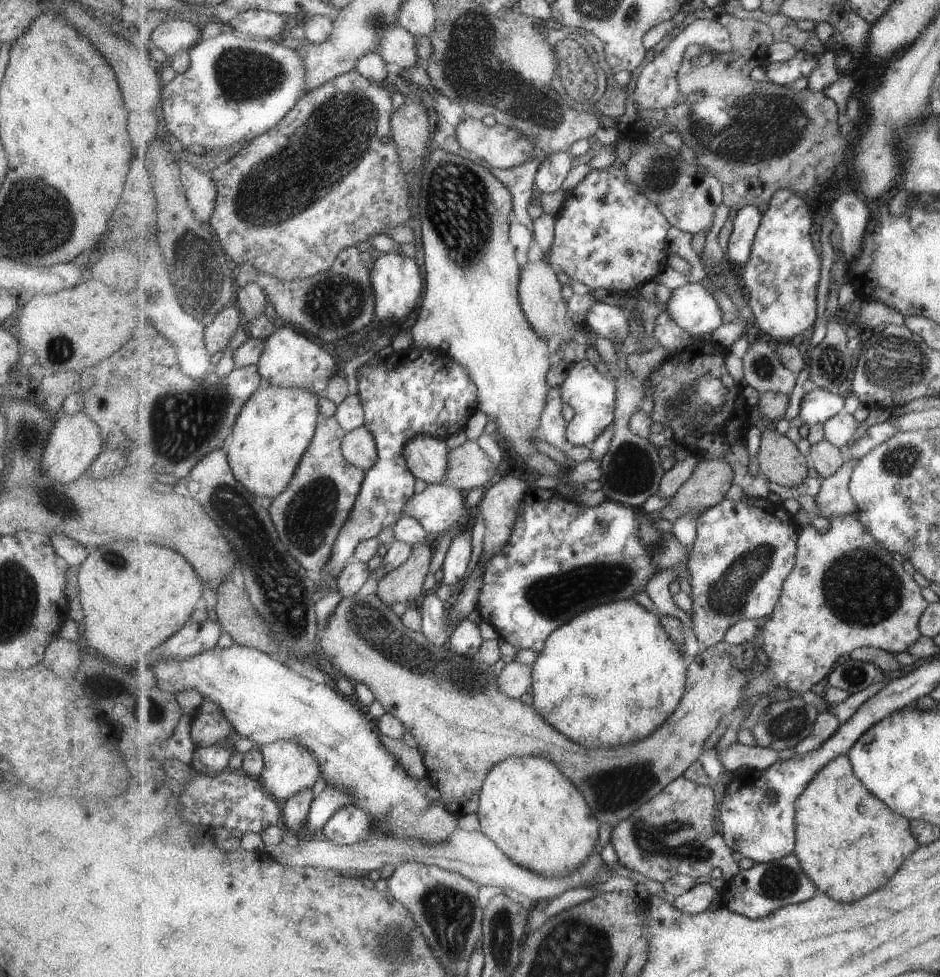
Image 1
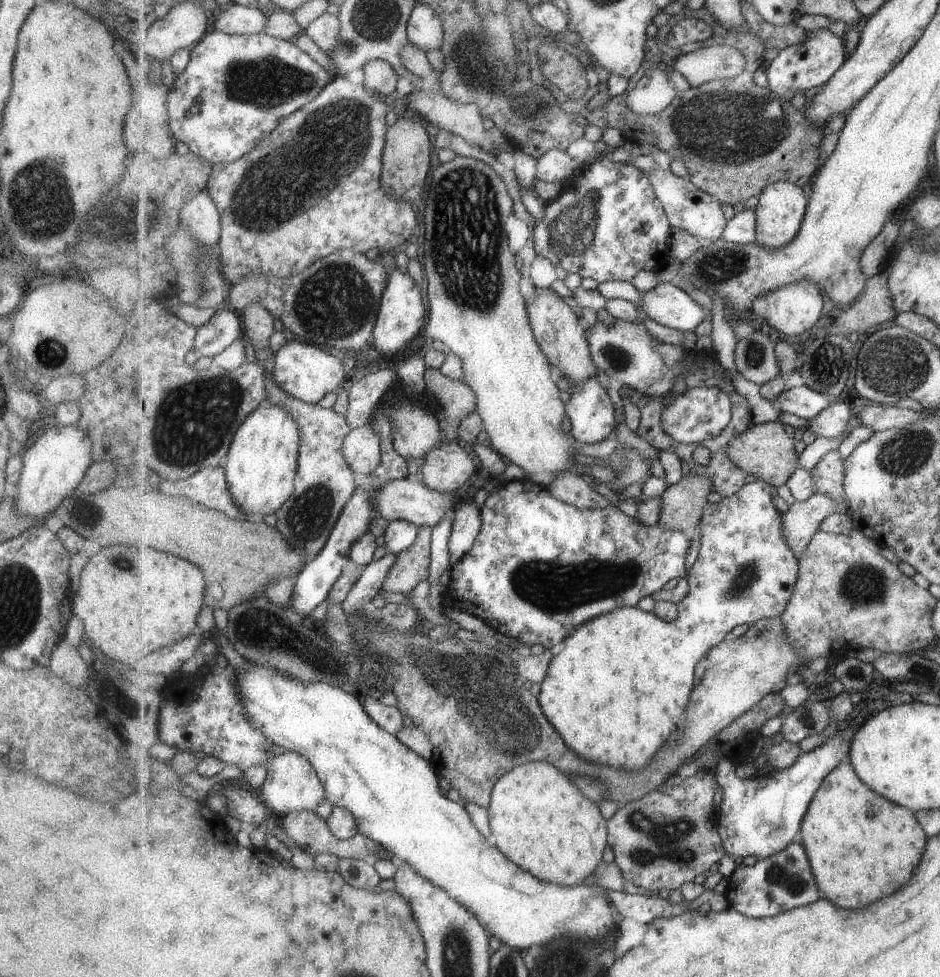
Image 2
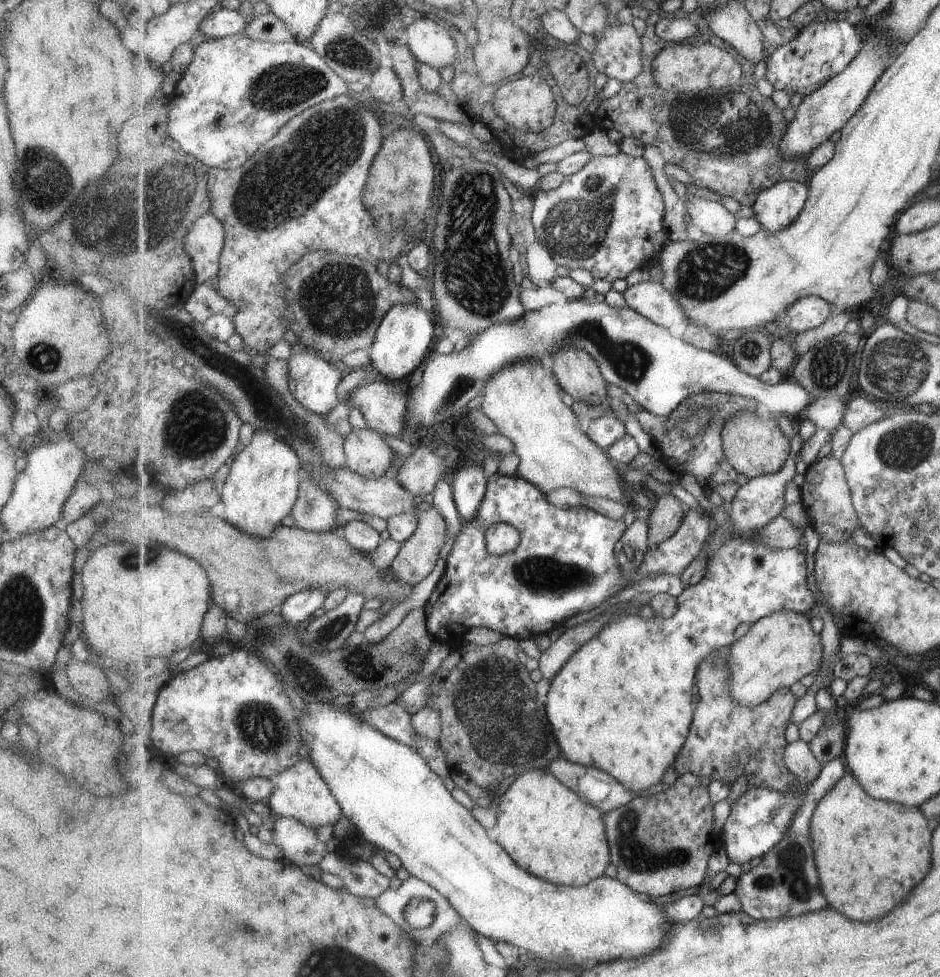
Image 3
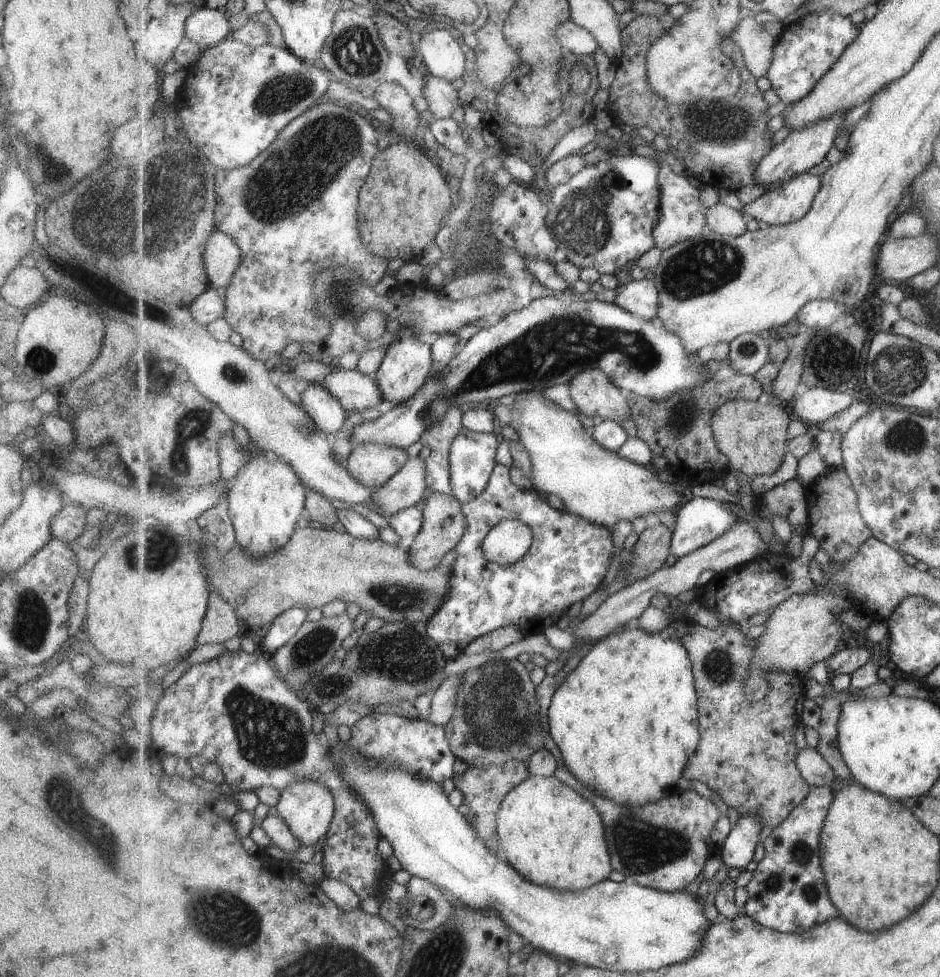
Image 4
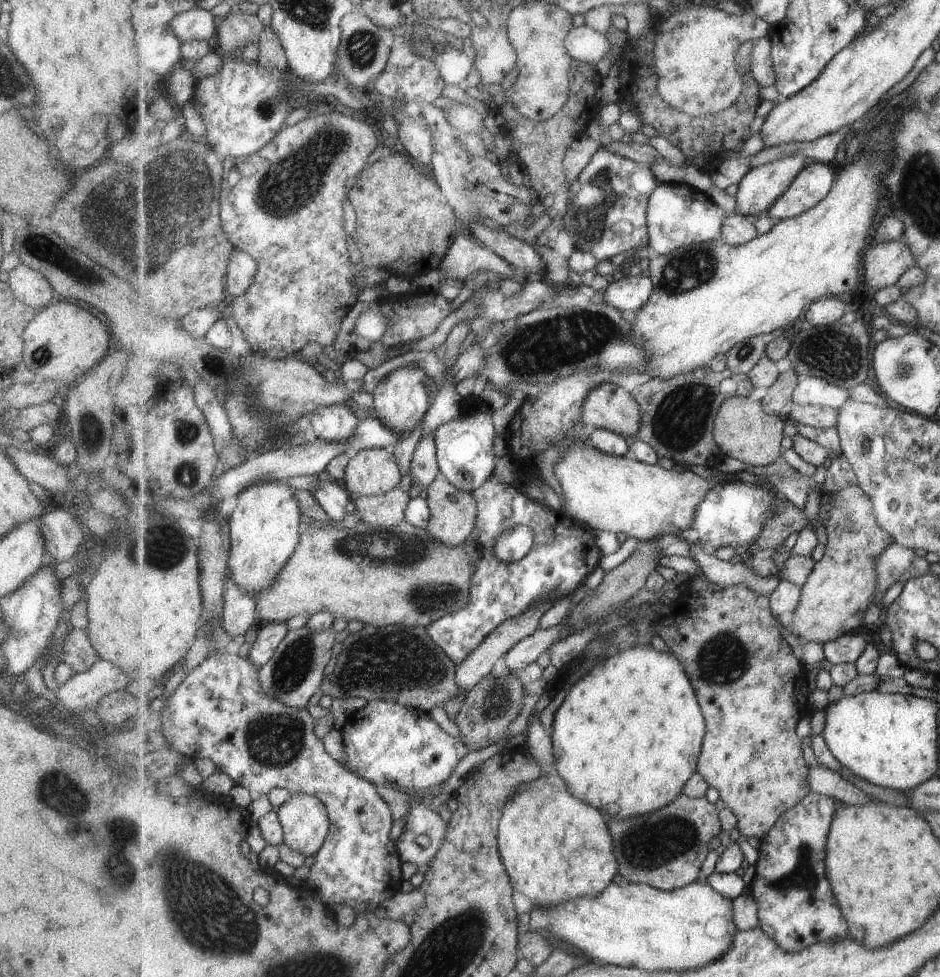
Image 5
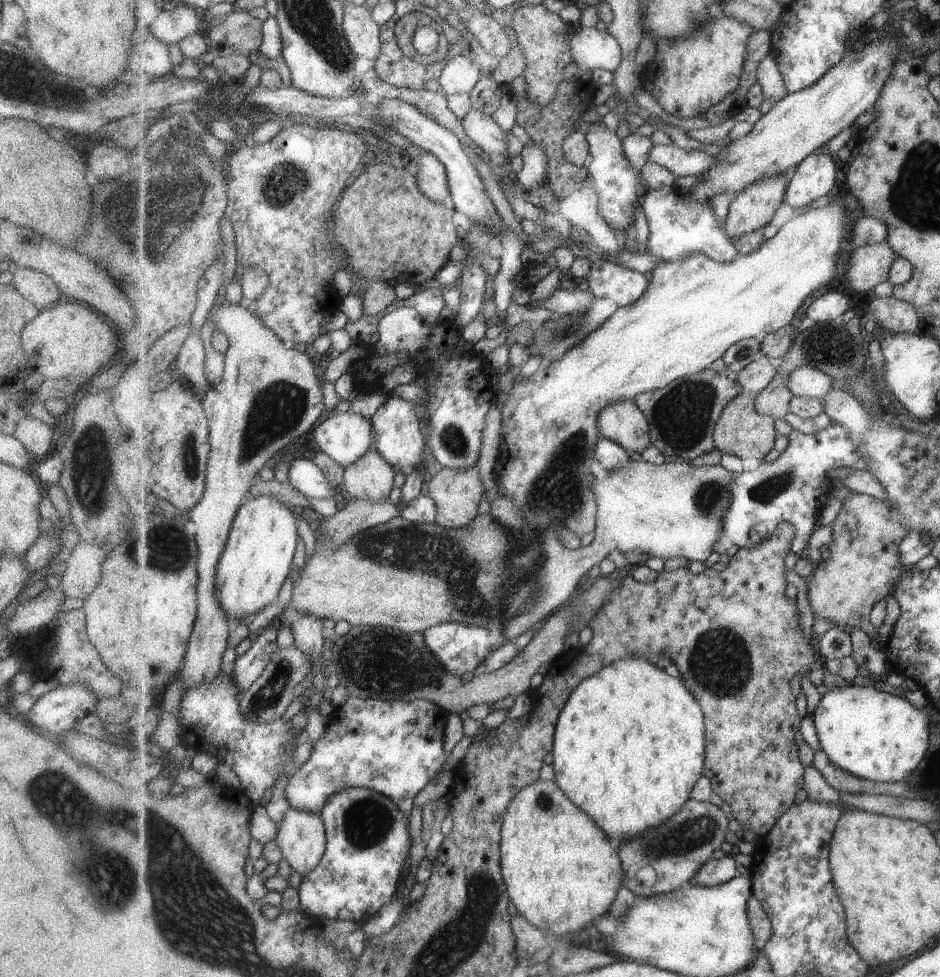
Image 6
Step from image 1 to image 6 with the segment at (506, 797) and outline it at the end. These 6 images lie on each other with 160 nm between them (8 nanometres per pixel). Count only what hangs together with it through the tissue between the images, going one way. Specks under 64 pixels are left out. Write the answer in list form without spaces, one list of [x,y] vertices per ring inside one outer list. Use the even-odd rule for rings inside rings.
[[[537,780],[509,805],[501,841],[502,873],[519,914],[546,933],[577,931],[608,912],[624,882],[618,845],[554,780]]]

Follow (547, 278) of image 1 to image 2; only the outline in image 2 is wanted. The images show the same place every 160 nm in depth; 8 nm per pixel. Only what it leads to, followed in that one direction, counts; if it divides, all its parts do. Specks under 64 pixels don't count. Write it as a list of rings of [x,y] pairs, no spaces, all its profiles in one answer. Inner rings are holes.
[[[535,288],[527,304],[529,322],[541,350],[547,354],[557,373],[568,377],[571,383],[583,384],[597,374],[598,367],[593,362],[588,334],[583,327],[578,308],[558,295],[550,288]]]

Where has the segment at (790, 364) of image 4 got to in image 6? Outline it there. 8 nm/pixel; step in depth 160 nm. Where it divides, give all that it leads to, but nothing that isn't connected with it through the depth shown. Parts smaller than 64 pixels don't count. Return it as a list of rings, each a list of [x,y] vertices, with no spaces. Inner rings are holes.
[[[775,375],[771,384],[764,388],[755,398],[757,412],[762,415],[771,415],[777,420],[785,419],[791,412],[791,401],[794,394],[789,388],[788,375]]]

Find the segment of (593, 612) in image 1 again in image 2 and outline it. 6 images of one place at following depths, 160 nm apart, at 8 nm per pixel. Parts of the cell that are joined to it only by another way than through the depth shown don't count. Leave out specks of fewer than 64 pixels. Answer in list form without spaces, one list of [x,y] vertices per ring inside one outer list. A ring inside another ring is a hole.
[[[758,479],[753,483],[741,488],[740,492],[731,497],[725,497],[717,504],[710,504],[704,509],[704,516],[700,524],[701,545],[699,546],[698,557],[688,572],[690,590],[687,596],[681,600],[679,618],[675,622],[665,622],[654,612],[643,612],[637,607],[623,606],[613,612],[607,612],[598,618],[593,618],[577,628],[565,641],[557,648],[557,655],[549,664],[547,678],[541,683],[539,704],[545,716],[551,721],[553,727],[563,736],[565,742],[586,761],[593,761],[600,765],[609,765],[616,769],[626,769],[627,771],[643,771],[649,766],[660,748],[674,736],[679,724],[683,721],[687,704],[691,699],[693,688],[695,687],[695,666],[699,664],[701,658],[707,657],[707,652],[726,640],[728,635],[737,627],[743,624],[756,624],[759,620],[767,618],[781,617],[789,600],[795,592],[795,584],[799,580],[799,558],[795,556],[793,548],[787,542],[787,536],[783,532],[783,516],[777,510],[773,502],[773,494],[777,490],[765,480]]]

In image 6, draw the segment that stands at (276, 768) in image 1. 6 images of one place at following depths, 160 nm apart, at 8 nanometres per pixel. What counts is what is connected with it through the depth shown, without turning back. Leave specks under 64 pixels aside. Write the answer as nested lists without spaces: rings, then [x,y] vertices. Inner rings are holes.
[[[291,807],[279,824],[276,841],[291,868],[305,878],[316,870],[328,846],[321,814]]]

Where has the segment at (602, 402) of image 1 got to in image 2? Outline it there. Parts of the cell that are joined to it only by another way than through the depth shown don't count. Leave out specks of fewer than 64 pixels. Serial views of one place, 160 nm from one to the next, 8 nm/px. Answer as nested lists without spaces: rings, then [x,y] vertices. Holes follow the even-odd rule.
[[[596,374],[583,384],[572,383],[570,394],[566,411],[572,424],[571,436],[579,446],[609,439],[615,430],[615,407]]]

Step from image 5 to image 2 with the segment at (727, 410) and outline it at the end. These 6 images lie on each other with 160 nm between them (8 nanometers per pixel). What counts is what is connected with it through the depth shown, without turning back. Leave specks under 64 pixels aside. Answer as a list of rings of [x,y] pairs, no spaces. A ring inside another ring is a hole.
[[[780,420],[754,424],[747,432],[739,434],[729,444],[729,456],[745,473],[755,478],[765,480],[773,487],[787,485],[793,472],[800,469],[799,454],[795,452],[795,440],[785,432],[785,426]]]

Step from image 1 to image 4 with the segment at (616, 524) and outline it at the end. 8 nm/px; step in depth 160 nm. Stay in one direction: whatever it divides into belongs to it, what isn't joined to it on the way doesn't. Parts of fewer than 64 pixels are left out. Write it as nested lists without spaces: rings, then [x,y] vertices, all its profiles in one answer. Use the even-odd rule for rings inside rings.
[[[497,464],[488,487],[475,500],[464,503],[463,508],[468,520],[468,530],[455,548],[457,558],[452,565],[450,591],[440,610],[427,622],[428,635],[441,645],[447,659],[457,658],[473,640],[501,627],[519,627],[524,636],[542,633],[545,628],[557,624],[557,620],[575,602],[592,596],[607,576],[615,548],[611,529],[566,510],[553,508],[533,486],[522,488],[516,485],[507,466]],[[695,497],[676,510],[677,526],[673,531],[671,553],[679,558],[707,546],[727,532],[737,521],[742,520],[721,500]],[[505,519],[519,519],[534,532],[534,541],[529,552],[512,565],[498,565],[487,561],[483,550],[485,537],[494,526]]]

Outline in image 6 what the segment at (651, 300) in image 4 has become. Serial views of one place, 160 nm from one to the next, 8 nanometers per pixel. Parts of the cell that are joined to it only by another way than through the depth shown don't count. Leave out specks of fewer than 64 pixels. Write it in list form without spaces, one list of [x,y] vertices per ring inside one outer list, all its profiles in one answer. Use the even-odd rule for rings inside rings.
[[[608,258],[592,263],[587,281],[596,298],[610,298],[619,308],[637,302],[650,285],[645,274]]]

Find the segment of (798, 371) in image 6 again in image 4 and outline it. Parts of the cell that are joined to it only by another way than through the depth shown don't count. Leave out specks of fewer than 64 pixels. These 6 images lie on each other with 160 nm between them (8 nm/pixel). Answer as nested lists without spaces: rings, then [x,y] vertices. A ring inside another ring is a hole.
[[[823,387],[808,388],[793,402],[794,413],[801,420],[819,424],[855,402],[852,393]]]

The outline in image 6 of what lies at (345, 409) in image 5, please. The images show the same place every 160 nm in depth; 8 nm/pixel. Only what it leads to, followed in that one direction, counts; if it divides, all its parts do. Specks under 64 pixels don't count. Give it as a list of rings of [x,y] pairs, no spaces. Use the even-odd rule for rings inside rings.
[[[330,412],[322,423],[313,428],[312,437],[320,447],[321,451],[329,453],[339,464],[345,468],[351,467],[367,451],[374,448],[375,434],[372,419],[365,418],[359,413],[352,412]]]

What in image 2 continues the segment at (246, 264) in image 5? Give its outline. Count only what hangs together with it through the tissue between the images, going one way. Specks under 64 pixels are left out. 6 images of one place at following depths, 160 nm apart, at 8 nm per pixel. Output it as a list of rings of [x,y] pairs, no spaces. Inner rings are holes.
[[[206,188],[197,192],[182,212],[182,225],[193,232],[201,244],[218,244],[221,239],[222,219],[217,202]]]

